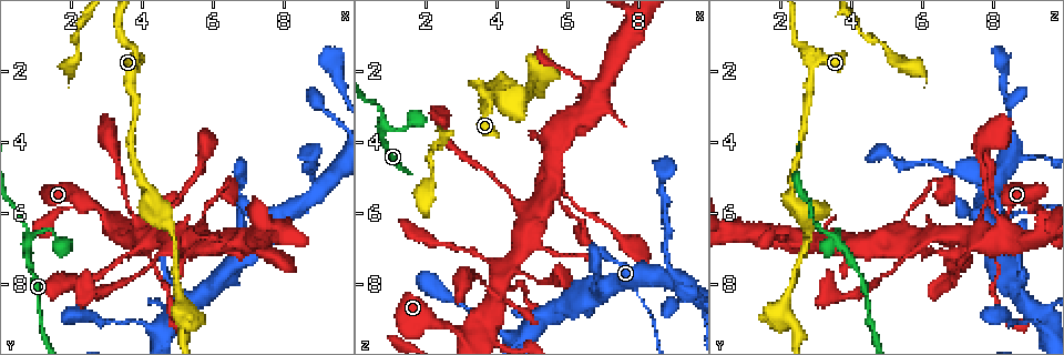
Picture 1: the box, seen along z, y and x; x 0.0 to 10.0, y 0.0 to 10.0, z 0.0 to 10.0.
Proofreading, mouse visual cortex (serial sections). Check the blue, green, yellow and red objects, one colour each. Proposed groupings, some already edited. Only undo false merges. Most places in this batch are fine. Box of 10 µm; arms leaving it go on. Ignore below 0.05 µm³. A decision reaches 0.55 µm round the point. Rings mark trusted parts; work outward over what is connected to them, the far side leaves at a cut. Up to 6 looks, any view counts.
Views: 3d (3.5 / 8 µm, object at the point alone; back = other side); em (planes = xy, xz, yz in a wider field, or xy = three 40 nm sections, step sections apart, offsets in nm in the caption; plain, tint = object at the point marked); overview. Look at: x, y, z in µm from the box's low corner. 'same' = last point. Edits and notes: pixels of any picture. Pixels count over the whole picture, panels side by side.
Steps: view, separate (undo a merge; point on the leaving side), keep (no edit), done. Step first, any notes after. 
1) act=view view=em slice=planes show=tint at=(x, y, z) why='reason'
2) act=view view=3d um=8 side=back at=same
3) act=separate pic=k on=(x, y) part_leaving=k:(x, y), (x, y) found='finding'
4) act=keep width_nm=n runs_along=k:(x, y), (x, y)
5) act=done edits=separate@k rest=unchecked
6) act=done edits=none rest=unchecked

act=view view=3d um=3.5 at=(4.25, 5.95, 8.45) why='sudden change in width'

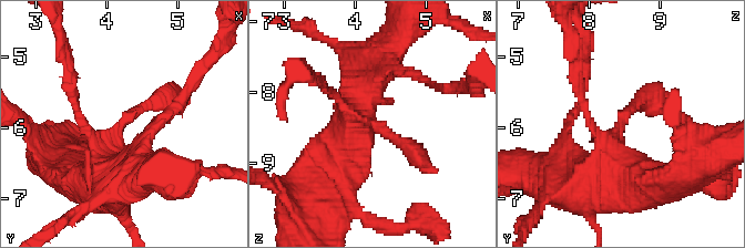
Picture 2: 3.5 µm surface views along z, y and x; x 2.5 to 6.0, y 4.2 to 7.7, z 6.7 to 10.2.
act=view view=em slice=xy step=2 show=tint at=(4.25, 5.90, 8.45)

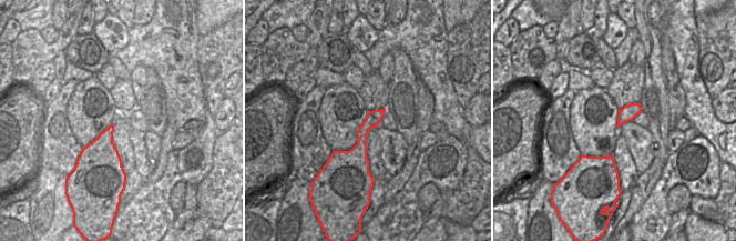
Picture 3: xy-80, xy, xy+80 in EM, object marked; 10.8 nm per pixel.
act=keep runs_along=2:(97, 176), (126, 119), (174, 102) found='continuous, no second cell'

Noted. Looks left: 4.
act=view view=3d um=3.5 side=back at=(5.05, 8.25, 8.90) why='thin arm on a thick one'

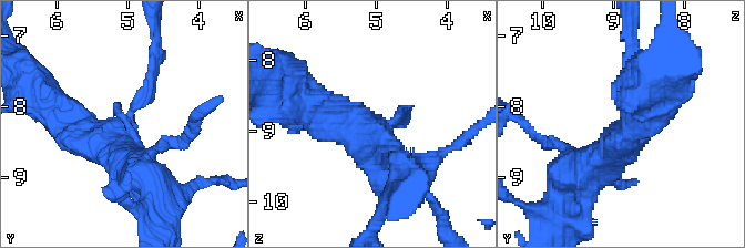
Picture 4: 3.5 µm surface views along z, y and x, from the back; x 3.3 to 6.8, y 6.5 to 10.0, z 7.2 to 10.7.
act=view view=em slice=xy step=5 show=tint at=(5.05, 8.25, 8.85)

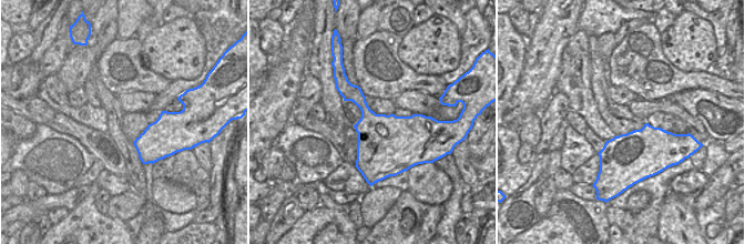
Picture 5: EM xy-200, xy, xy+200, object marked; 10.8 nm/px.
act=keep arms=3 arm_widths_nm=150,450,500 runs_along=4:(296, 101), (371, 137), (388, 177) found='all the same cell'

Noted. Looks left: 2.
act=view view=3d um=3.5 side=back at=(6.45, 5.10, 6.45)

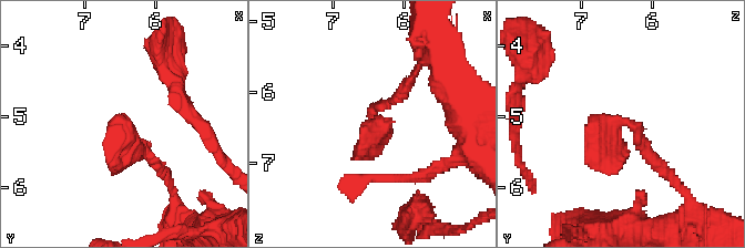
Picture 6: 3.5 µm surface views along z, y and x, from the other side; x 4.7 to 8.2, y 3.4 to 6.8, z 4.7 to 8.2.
act=view view=em slice=xy step=1 show=tint at=(6.45, 5.15, 6.50)

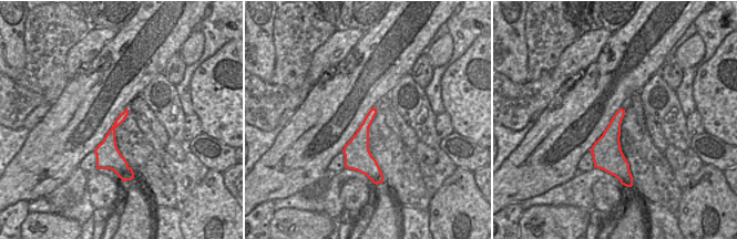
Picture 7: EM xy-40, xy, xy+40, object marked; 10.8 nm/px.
act=keep runs_along=6:(406, 88), (371, 113), (371, 147), (358, 150) found='one cell here'

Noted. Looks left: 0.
act=done edits=none rest=unchecked

